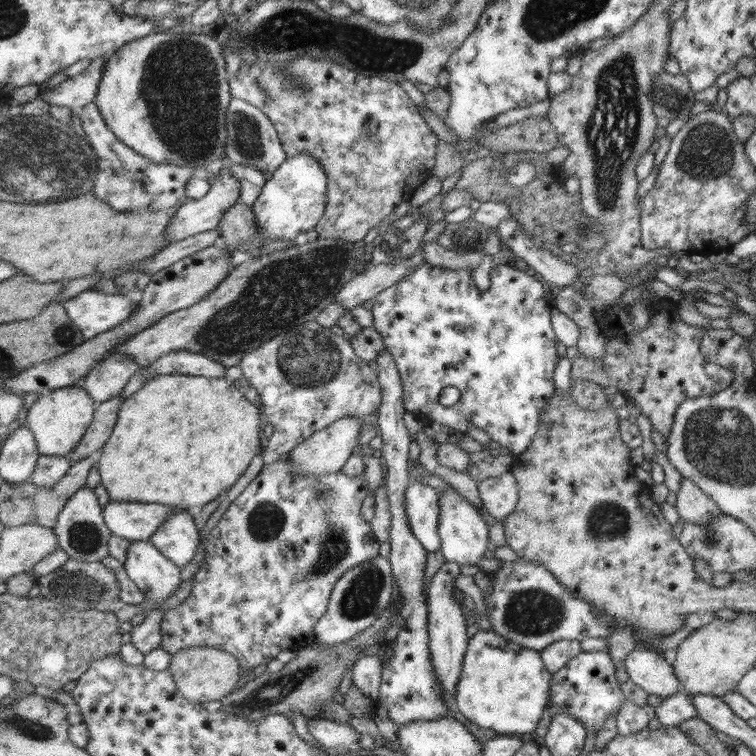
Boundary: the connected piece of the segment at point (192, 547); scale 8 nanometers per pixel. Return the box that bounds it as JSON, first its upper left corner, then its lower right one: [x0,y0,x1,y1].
[149,512,201,567]

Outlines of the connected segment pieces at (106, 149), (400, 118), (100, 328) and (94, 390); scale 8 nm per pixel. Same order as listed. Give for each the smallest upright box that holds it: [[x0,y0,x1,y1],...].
[[79,102,204,212],[257,56,441,243],[63,289,138,339],[80,353,140,404]]

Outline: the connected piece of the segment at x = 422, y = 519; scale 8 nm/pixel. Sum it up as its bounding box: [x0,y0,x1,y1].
[405,479,441,552]

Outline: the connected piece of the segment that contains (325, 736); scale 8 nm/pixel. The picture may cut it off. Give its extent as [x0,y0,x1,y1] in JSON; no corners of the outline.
[307,716,361,749]

